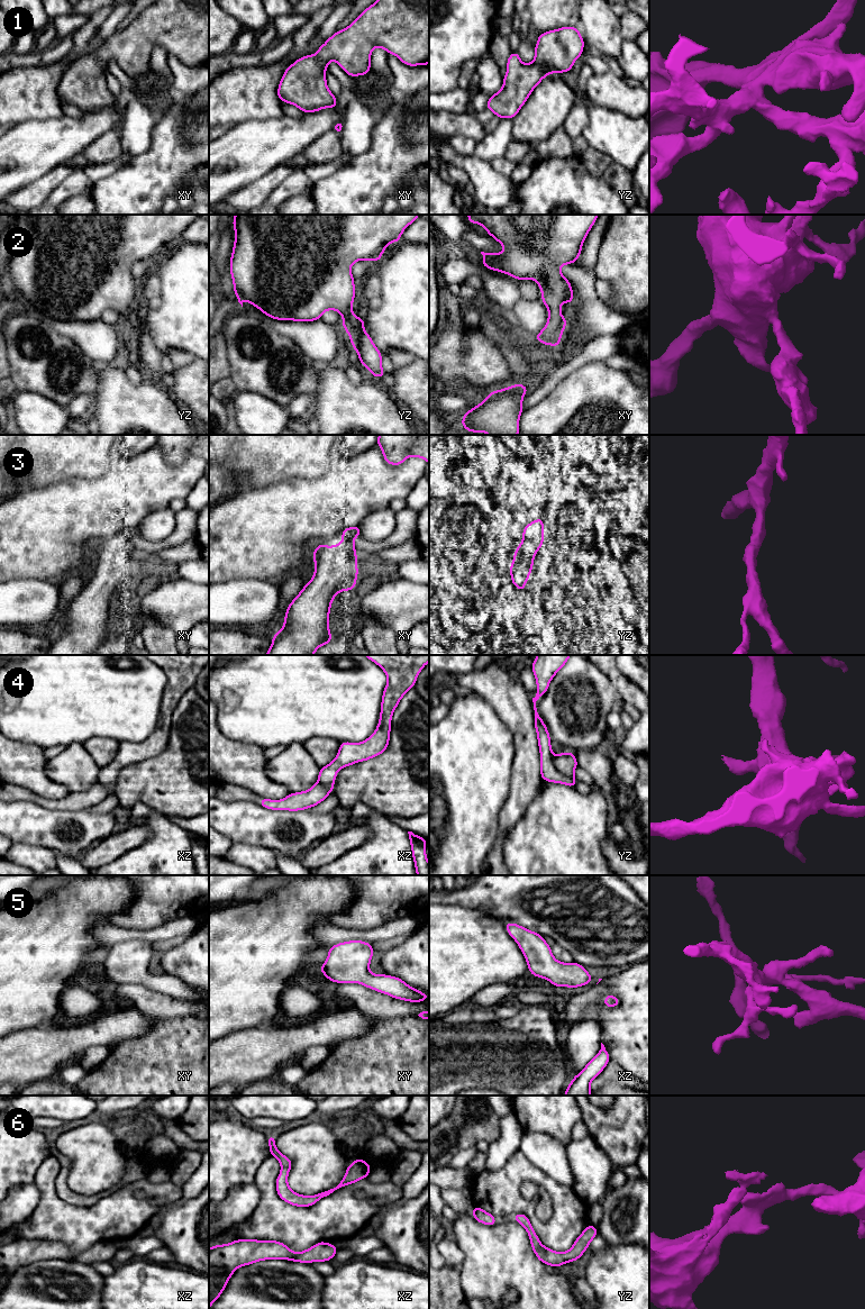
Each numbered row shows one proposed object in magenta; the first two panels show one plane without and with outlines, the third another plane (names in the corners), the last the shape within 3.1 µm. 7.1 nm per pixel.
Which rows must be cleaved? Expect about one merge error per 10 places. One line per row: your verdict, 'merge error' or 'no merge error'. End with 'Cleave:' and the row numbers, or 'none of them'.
1: no merge error
2: no merge error
3: no merge error
4: merge error
5: no merge error
6: no merge error
Cleave: 4

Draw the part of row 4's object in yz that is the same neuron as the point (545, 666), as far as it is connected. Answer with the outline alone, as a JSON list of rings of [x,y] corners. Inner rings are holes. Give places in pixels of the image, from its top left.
[[[537,655],[532,665],[530,666],[537,683],[536,697],[532,698],[535,719],[534,725],[537,733],[538,747],[540,752],[540,775],[541,780],[566,784],[574,788],[576,784],[575,778],[568,778],[557,771],[553,763],[553,752],[550,745],[550,736],[541,717],[537,712],[536,701],[543,697],[549,687],[549,682],[565,665],[572,655]]]

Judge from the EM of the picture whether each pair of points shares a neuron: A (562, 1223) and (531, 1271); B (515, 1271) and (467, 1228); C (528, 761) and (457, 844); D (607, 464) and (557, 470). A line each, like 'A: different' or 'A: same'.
A: different
B: same
C: different
D: different

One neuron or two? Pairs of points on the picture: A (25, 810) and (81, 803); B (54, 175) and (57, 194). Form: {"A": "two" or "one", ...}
{"A": "two", "B": "two"}

